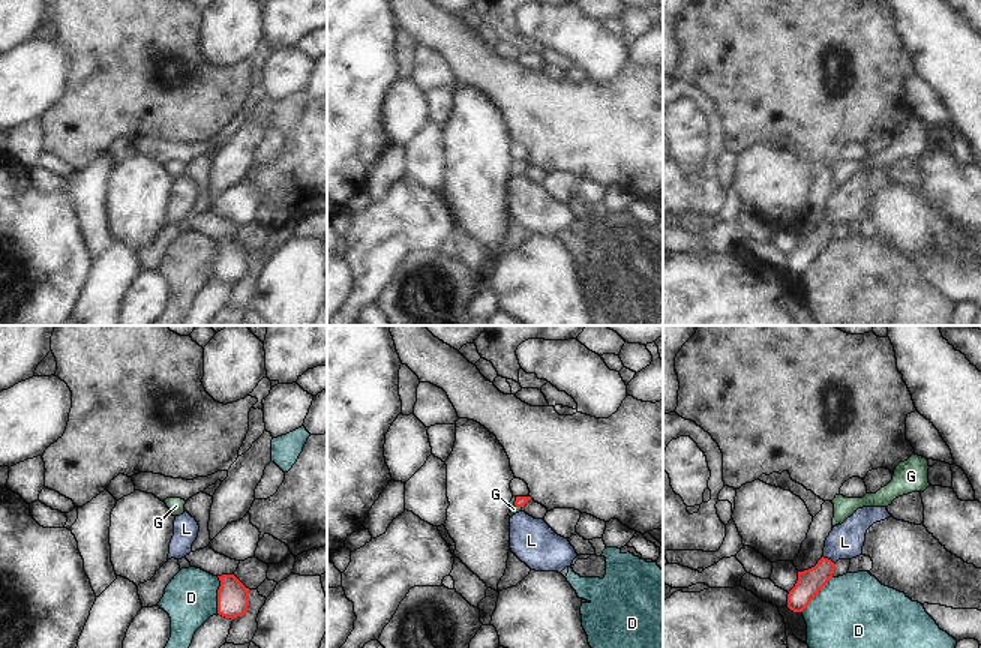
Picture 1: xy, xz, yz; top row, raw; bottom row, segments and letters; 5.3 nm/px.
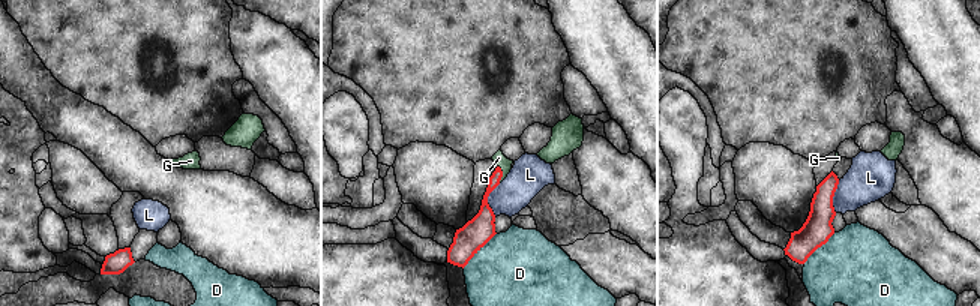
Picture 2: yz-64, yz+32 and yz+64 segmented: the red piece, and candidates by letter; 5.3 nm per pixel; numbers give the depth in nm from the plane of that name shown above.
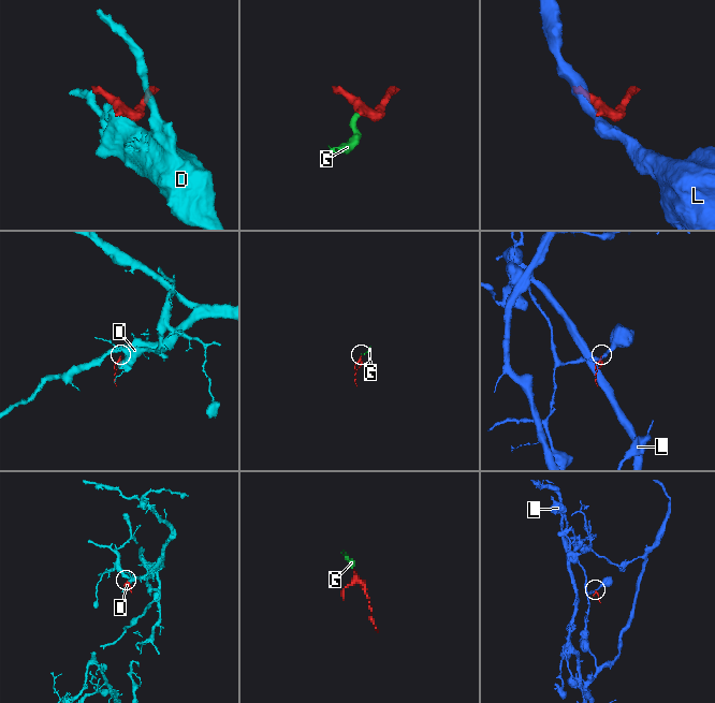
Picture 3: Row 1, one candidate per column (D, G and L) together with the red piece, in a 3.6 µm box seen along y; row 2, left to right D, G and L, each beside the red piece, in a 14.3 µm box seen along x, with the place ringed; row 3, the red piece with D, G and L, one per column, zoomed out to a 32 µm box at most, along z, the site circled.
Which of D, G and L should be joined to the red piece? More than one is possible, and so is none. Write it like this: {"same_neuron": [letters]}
{"same_neuron": ["G"]}

